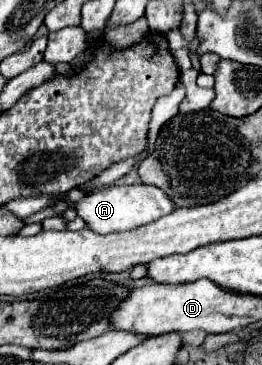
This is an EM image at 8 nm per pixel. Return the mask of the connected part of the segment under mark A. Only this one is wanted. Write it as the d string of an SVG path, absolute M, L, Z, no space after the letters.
M134 184L134 186L110 186L110 188L90 190L80 202L74 204L74 210L90 230L100 234L110 234L110 232L124 232L154 222L156 218L170 214L174 210L174 204L160 188Z

